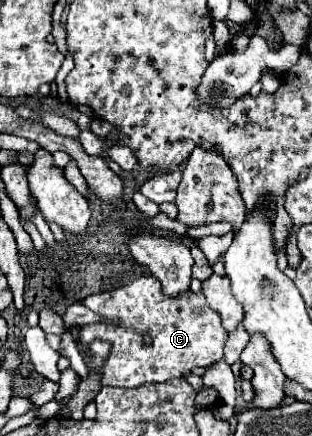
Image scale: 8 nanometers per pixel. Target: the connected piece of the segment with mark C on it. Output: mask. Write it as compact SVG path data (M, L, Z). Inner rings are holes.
M144 275L118 289L88 295L80 303L104 319L102 323L80 325L76 331L88 369L92 369L94 359L90 343L94 339L110 343L110 353L100 369L102 385L138 387L142 383L164 383L166 379L190 373L194 367L206 367L222 359L228 335L220 325L218 313L210 311L202 295L192 291L182 295L182 299L162 295L162 287L152 275ZM146 337L150 337L150 343L146 343Z

